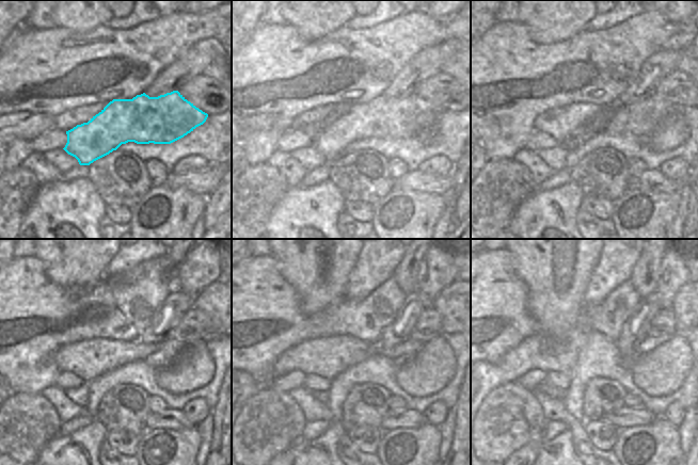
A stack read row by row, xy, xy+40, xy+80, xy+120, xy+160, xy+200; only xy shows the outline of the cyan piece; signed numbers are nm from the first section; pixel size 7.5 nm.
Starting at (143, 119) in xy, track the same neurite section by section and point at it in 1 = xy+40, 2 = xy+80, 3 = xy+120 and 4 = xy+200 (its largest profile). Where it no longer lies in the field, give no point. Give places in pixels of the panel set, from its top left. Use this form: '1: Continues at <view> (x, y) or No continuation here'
1: Continues at xy+40 (382, 117)
2: Continues at xy+80 (640, 119)
3: Continues at xy+120 (170, 349)
4: Continues at xy+200 (640, 351)

